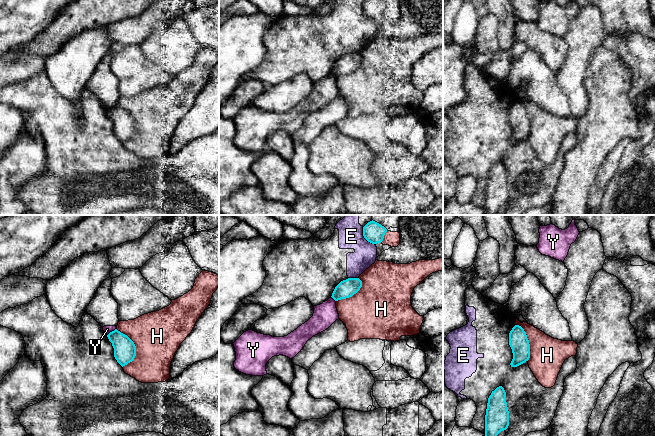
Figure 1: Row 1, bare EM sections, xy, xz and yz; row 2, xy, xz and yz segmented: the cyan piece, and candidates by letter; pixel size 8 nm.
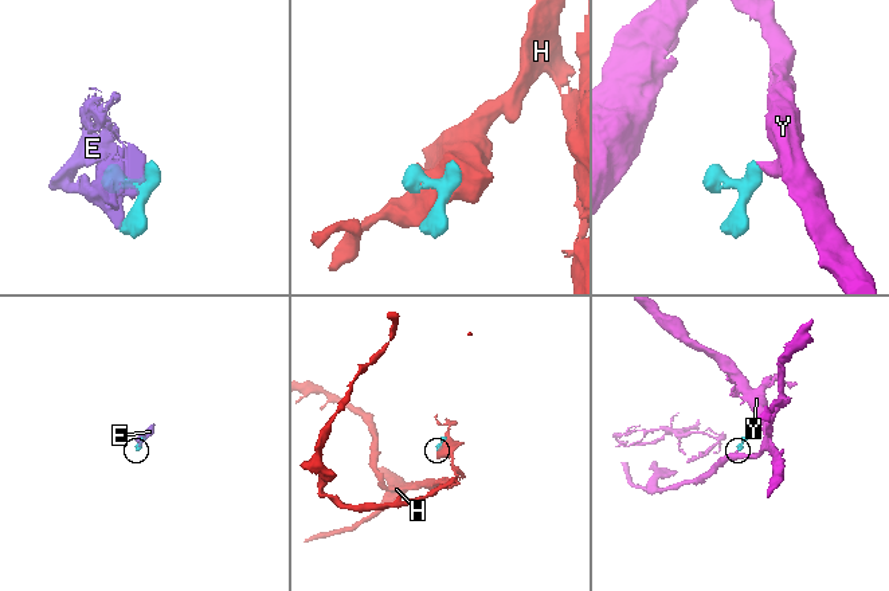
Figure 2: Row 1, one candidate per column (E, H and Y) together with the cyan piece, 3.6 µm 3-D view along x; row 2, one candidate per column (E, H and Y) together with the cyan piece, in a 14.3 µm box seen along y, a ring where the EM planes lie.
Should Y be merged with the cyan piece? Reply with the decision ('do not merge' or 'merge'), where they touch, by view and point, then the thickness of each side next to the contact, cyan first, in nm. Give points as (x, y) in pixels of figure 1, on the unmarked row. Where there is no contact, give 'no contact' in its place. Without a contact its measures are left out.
do not merge | xy (112, 107) | 180/60 nm

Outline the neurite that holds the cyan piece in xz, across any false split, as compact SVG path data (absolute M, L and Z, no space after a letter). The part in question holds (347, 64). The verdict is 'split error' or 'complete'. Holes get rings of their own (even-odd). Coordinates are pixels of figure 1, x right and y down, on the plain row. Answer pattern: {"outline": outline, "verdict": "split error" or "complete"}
{"outline": "M443 34L419 36L410 40L376 36L358 54L341 57L334 65L339 95L346 101L350 118L360 115L399 117L401 112L420 110L424 93L411 81L414 64L430 50L443 47Z", "verdict": "split error"}

